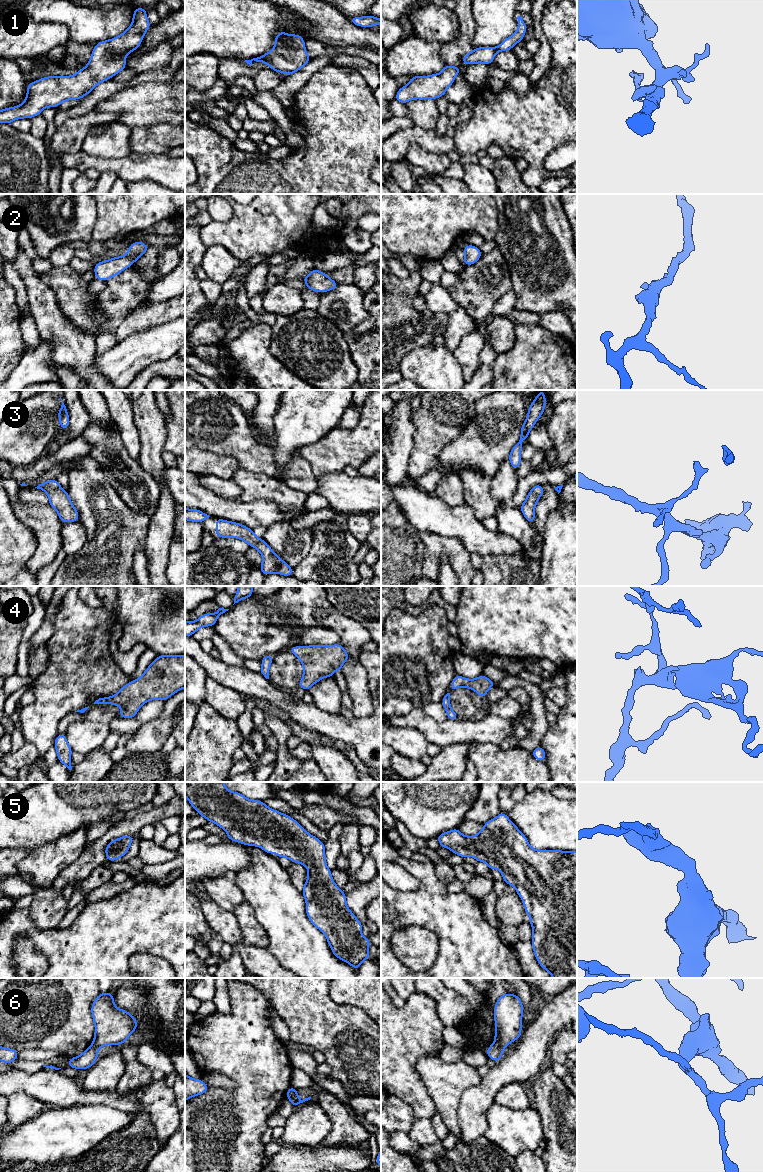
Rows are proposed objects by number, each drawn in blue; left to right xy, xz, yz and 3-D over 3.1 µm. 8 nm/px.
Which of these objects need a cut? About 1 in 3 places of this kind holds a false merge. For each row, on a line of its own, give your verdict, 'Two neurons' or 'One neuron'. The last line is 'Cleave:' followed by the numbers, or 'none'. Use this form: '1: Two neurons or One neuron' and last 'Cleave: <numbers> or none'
1: One neuron
2: One neuron
3: One neuron
4: One neuron
5: One neuron
6: Two neurons
Cleave: 6

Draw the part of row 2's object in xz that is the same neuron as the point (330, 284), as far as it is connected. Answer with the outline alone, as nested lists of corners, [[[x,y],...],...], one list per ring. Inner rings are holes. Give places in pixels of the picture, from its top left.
[[[313,269],[302,279],[306,283],[306,288],[318,292],[330,291],[335,289],[339,284],[317,269]]]

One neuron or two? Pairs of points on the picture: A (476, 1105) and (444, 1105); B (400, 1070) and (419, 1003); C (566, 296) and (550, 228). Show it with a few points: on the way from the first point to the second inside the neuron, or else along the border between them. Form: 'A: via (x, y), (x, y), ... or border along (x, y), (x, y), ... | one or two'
A: border along (473, 1086), (463, 1092), (459, 1101), (460, 1128) | two
B: via (400, 1053), (400, 1039), (418, 1020) | one
C: via (559, 279), (554, 274), (554, 245) | one

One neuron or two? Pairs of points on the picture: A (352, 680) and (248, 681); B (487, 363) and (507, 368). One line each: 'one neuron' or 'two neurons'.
A: two neurons
B: two neurons

